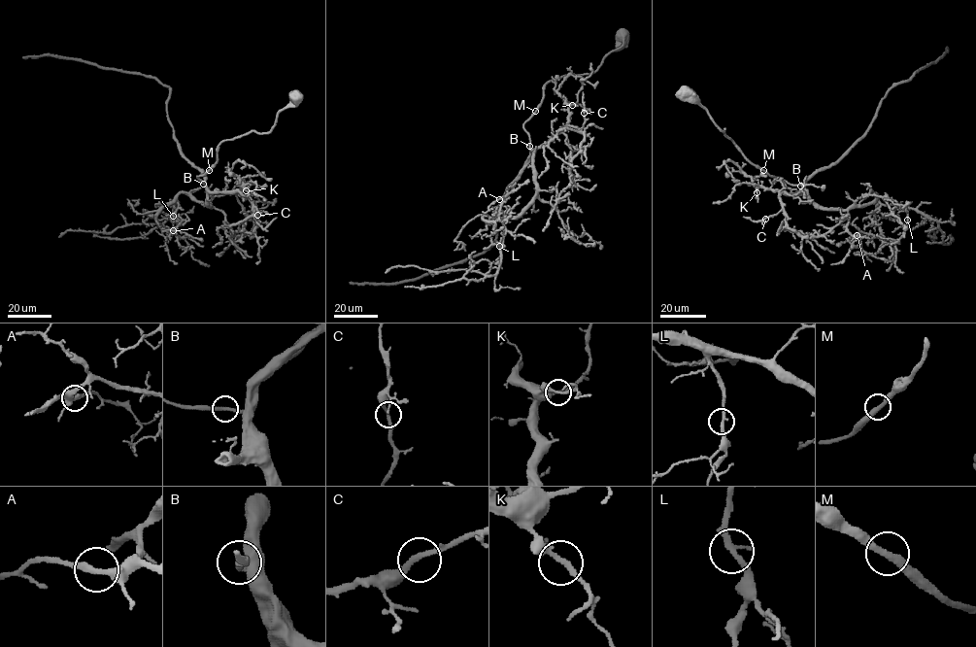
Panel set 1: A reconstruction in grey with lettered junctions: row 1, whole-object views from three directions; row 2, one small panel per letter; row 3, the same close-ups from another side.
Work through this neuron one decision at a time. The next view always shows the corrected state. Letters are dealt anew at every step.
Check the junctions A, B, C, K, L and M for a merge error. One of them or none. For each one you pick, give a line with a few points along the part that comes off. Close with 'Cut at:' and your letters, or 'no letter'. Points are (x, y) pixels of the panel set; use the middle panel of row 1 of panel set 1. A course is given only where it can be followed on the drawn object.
Cut at: no letter

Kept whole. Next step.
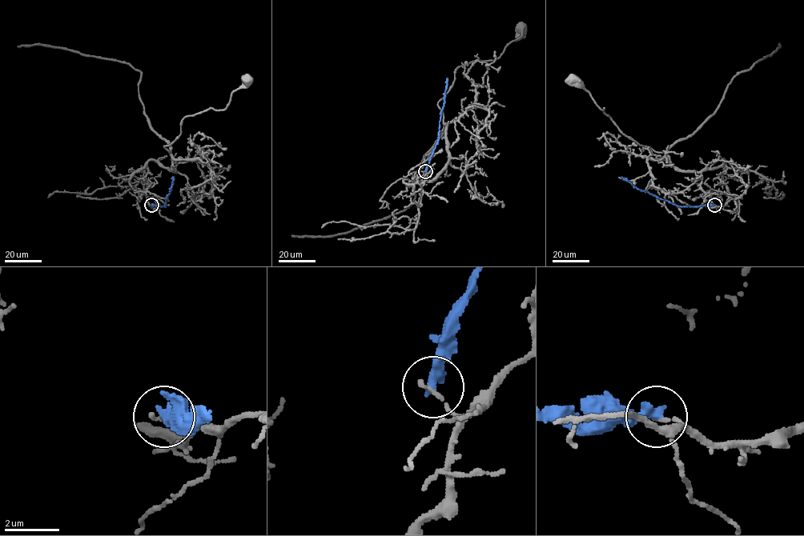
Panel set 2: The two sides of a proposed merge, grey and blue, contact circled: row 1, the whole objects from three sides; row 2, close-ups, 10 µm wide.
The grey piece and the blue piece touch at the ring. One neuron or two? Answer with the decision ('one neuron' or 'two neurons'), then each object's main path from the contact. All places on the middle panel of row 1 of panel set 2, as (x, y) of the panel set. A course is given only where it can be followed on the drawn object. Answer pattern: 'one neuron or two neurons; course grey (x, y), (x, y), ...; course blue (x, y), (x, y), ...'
two neurons; course grey (425, 171), (420, 186), (404, 182), (432, 181), (448, 162), (438, 102), (454, 72), (498, 58), (520, 30); course blue (425, 171), (438, 138), (448, 78)

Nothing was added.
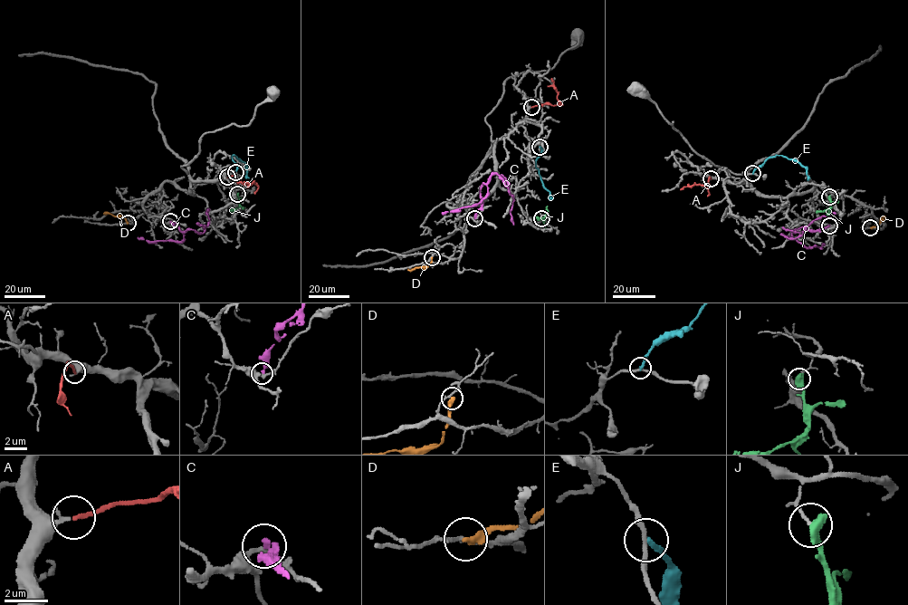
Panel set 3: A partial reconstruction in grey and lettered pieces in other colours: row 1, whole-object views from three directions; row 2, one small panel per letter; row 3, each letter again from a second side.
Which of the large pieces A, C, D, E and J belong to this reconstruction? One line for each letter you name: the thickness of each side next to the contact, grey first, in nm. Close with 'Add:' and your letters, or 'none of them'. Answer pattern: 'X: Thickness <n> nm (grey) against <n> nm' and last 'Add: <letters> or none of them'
A: Thickness 190 nm (grey) against 200 nm
Add: A

